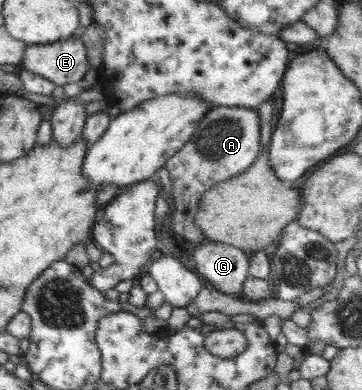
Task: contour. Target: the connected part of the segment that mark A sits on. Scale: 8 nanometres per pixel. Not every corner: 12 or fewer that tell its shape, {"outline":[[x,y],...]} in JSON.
{"outline":[[214,106],[164,166],[172,232],[200,242],[198,202],[260,153],[260,117]]}

